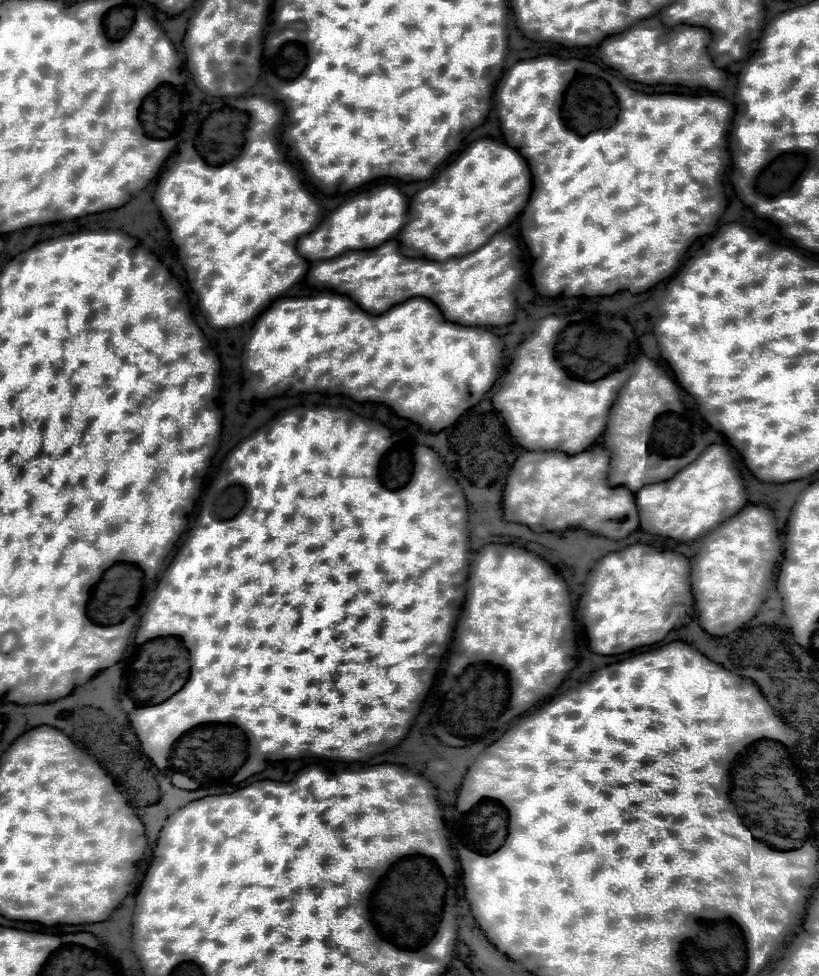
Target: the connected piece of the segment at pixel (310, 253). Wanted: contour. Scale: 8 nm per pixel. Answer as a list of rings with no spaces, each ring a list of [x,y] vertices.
[[[379,184],[353,196],[327,222],[319,224],[319,228],[315,228],[313,232],[301,236],[297,242],[297,252],[307,262],[317,262],[335,258],[349,250],[377,248],[383,242],[391,240],[403,228],[405,216],[407,216],[407,200],[403,198],[403,194],[393,184]]]

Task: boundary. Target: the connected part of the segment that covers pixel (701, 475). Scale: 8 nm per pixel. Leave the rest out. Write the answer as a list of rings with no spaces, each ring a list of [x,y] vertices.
[[[713,444],[671,480],[641,488],[641,492],[635,494],[635,502],[643,532],[671,538],[675,542],[693,542],[729,516],[735,516],[747,504],[747,498],[743,480],[733,466],[729,446]]]

